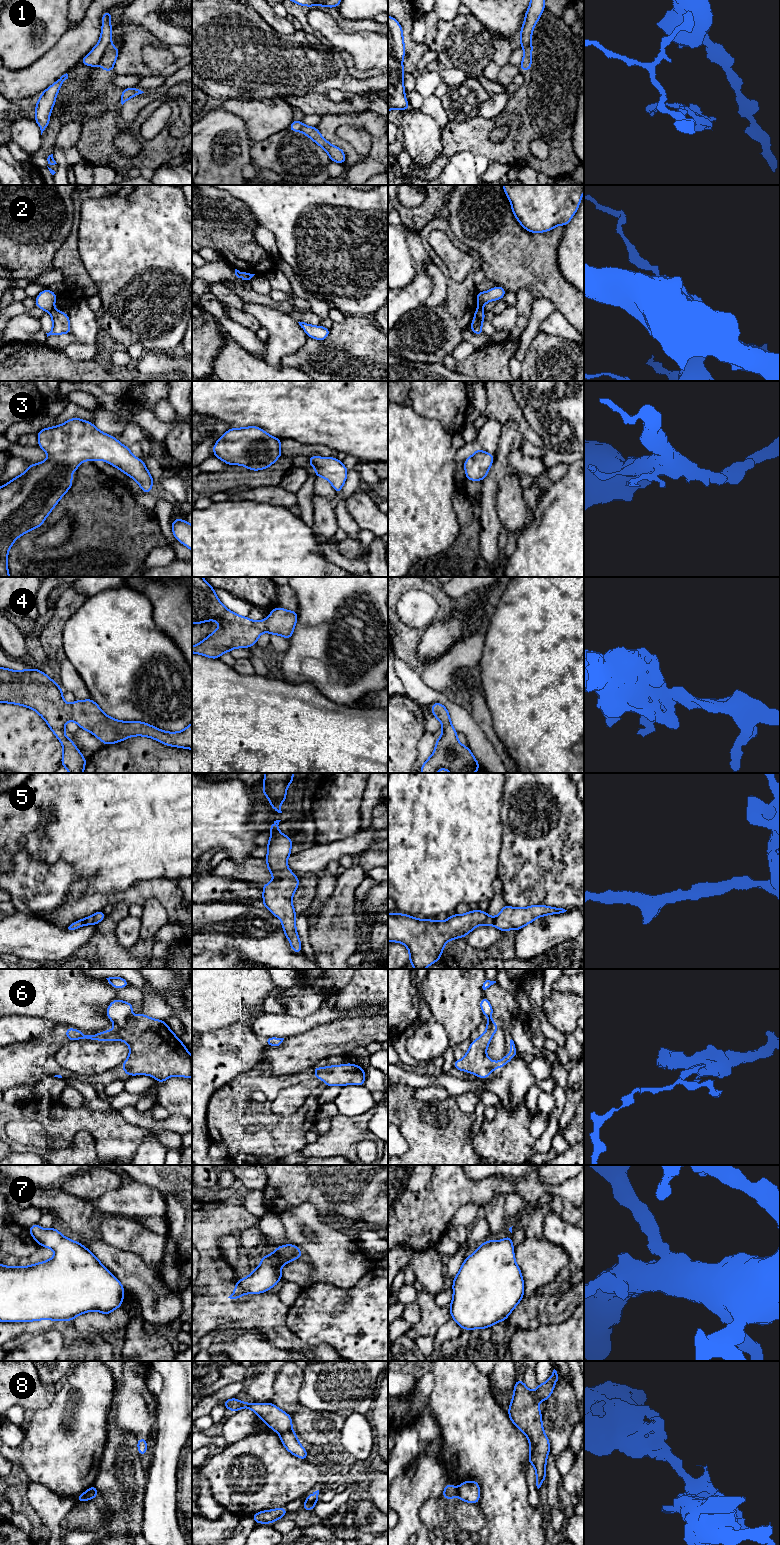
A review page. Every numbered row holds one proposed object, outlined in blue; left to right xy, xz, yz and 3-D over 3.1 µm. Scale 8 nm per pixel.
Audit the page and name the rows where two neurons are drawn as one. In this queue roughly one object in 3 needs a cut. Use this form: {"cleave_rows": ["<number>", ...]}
{"cleave_rows": ["1", "2", "6", "8"]}

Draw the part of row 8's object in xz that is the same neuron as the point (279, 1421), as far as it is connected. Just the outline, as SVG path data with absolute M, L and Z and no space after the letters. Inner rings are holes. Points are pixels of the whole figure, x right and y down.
M237 1397L225 1400L222 1402L226 1410L237 1412L241 1408L248 1408L255 1412L262 1421L278 1434L286 1431L291 1431L292 1417L280 1408L275 1406L272 1402L269 1403L247 1403L245 1400L240 1402Z

